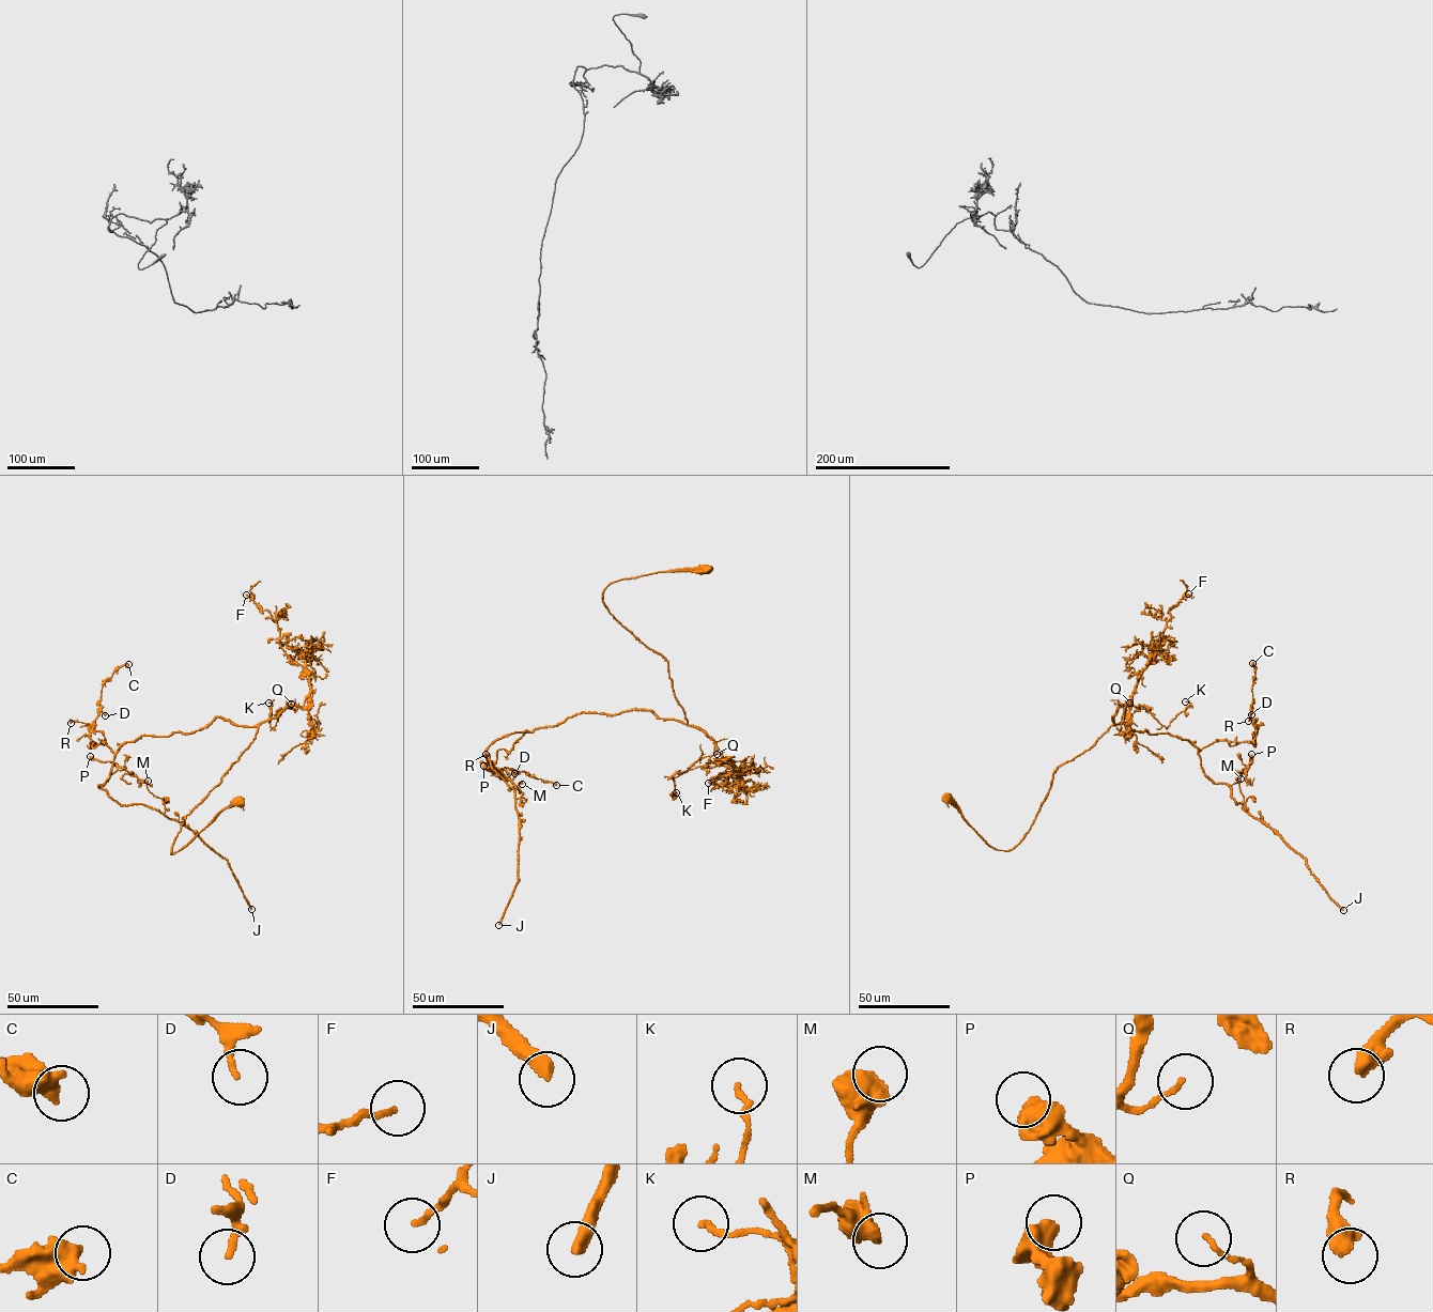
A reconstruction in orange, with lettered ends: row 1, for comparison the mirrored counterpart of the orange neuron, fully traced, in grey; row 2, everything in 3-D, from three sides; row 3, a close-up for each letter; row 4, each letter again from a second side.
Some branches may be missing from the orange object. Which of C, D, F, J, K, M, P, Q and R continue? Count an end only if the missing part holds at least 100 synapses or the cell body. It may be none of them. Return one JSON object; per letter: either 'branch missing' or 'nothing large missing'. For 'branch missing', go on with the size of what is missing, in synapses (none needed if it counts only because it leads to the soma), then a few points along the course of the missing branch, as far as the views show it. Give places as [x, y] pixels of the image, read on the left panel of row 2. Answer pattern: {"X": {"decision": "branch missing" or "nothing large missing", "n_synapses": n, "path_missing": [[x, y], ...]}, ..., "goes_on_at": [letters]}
{"C": {"decision": "nothing large missing"}, "D": {"decision": "nothing large missing"}, "F": {"decision": "nothing large missing"}, "J": {"decision": "branch missing", "n_synapses": 400}, "K": {"decision": "nothing large missing"}, "M": {"decision": "nothing large missing"}, "P": {"decision": "nothing large missing"}, "Q": {"decision": "nothing large missing"}, "R": {"decision": "nothing large missing"}, "goes_on_at": ["J"]}

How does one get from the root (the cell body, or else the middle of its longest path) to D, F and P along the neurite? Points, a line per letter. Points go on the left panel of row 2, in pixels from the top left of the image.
D: (239, 801), (171, 854), (185, 816), (258, 727), (216, 718), (113, 753), (92, 746), (95, 720), (105, 715)
F: (239, 801), (171, 854), (185, 816), (259, 725), (307, 706), (308, 672), (281, 647), (270, 612), (246, 595)
P: (239, 801), (171, 854), (185, 816), (257, 726), (216, 718), (140, 736), (101, 787), (122, 770), (90, 756)

